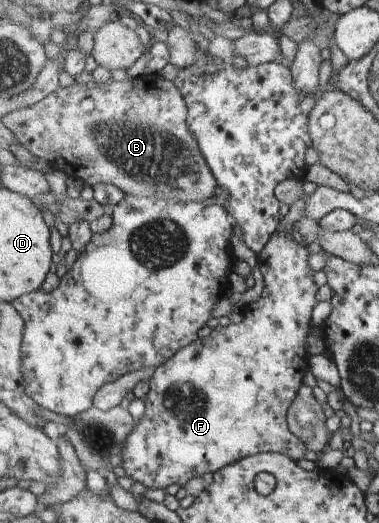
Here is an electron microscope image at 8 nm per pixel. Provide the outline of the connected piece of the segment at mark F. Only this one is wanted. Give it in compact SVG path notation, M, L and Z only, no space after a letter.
M275 232L263 248L263 251L257 255L257 266L264 282L261 297L246 307L240 307L243 312L243 319L238 324L229 324L228 326L217 325L209 336L196 339L193 343L183 347L169 361L166 361L154 370L153 375L149 379L150 390L144 398L144 414L140 417L135 429L133 429L133 433L129 435L129 439L125 443L125 449L123 449L122 468L124 468L126 476L131 477L135 482L143 483L149 489L165 490L169 485L185 487L193 477L201 477L205 473L214 474L229 464L237 463L247 456L257 455L258 453L277 452L288 455L295 461L305 459L308 447L291 431L288 425L288 411L303 385L303 379L305 379L307 371L310 370L307 337L312 325L311 315L313 315L313 309L319 303L317 301L317 290L319 287L313 281L315 271L309 265L309 255L307 246L303 245L303 243L297 243L290 233Z

